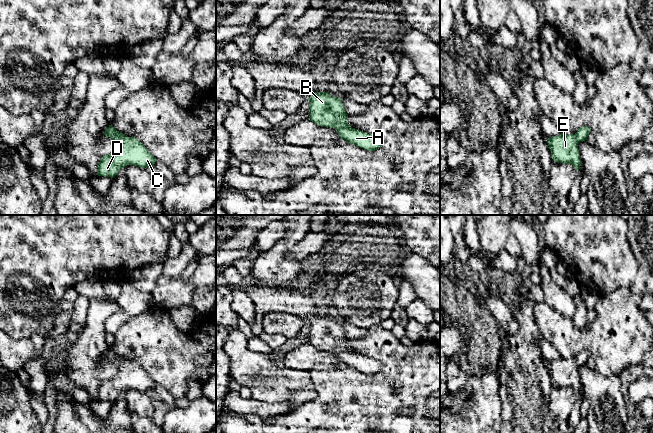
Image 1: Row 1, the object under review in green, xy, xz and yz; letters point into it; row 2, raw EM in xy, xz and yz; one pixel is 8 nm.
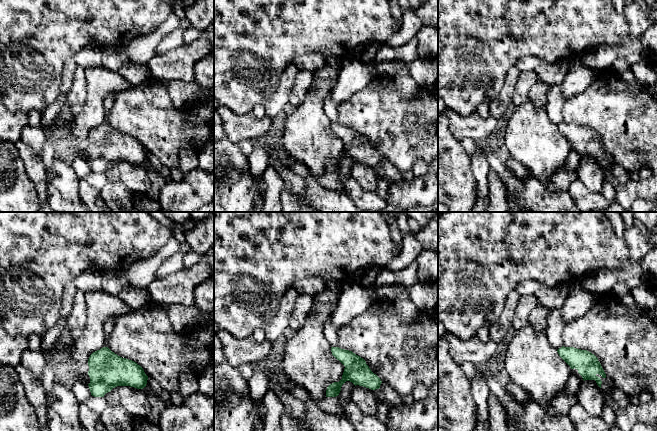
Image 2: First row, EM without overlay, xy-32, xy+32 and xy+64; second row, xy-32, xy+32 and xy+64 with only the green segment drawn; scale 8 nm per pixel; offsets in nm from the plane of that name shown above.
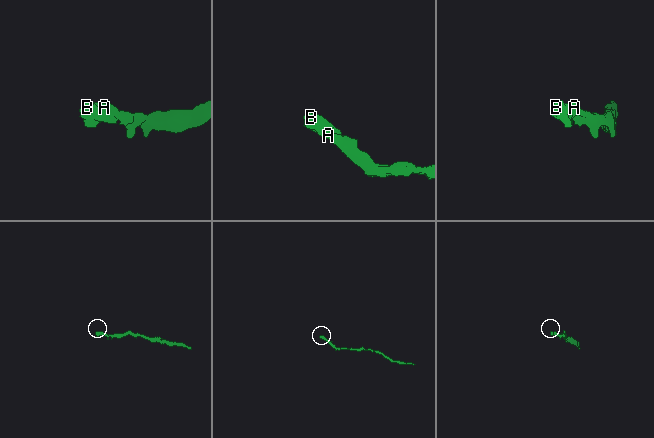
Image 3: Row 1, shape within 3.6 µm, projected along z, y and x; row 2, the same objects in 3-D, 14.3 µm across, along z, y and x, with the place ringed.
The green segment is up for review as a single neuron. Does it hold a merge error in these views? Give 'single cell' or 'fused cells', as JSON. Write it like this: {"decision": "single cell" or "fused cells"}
{"decision": "single cell"}

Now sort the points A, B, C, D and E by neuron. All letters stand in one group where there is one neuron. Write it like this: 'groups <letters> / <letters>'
groups A B C D E

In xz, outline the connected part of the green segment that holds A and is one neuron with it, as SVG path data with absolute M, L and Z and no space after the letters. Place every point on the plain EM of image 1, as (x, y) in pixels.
M317 316L309 324L309 344L321 351L335 352L340 362L368 375L381 371L381 363L352 352L347 345L341 322L334 321L328 316Z

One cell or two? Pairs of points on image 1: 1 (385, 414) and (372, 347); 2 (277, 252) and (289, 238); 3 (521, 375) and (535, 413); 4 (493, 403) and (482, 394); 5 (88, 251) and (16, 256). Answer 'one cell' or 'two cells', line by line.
1: one cell
2: one cell
3: one cell
4: one cell
5: one cell

